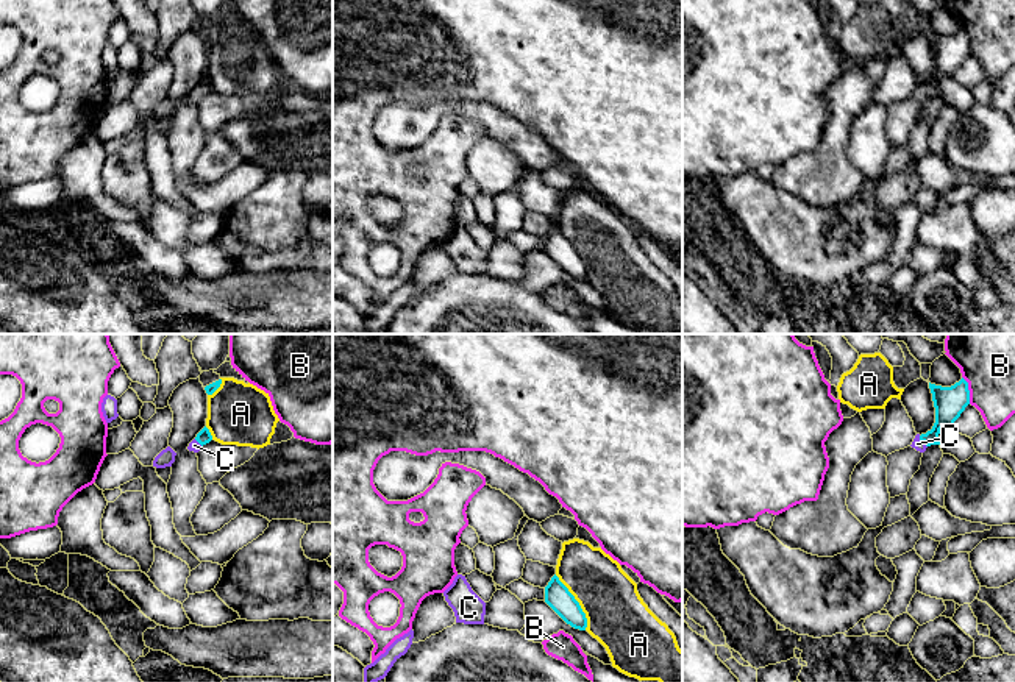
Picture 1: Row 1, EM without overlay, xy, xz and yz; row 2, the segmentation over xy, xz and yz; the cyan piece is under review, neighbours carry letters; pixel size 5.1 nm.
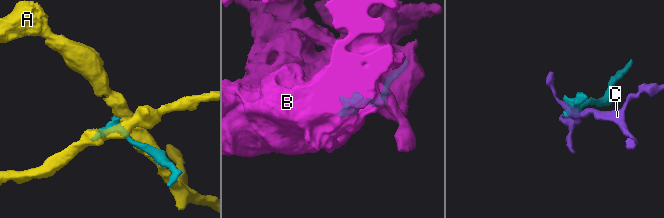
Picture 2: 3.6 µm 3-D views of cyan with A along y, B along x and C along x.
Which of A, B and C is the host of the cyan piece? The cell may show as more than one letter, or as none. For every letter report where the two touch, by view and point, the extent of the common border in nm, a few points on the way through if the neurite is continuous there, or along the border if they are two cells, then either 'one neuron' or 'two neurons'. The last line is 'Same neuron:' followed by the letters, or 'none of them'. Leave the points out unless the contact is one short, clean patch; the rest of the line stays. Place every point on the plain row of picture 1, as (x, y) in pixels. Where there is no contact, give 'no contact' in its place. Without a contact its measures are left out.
A: meets cyan in xz at (578, 253); contact 340 nm long; two neurons
B: meets cyan in yz at (968, 41); contact 150 nm long; two neurons
C: meets cyan in yz at (923, 91); contact 80 nm long; runs through yz (950, 52), (945, 67), (923, 91), (917, 94); one neuron
Same neuron: C

